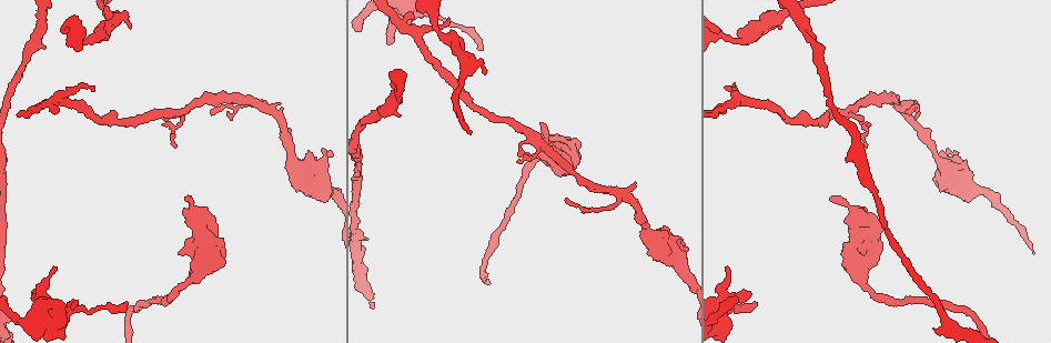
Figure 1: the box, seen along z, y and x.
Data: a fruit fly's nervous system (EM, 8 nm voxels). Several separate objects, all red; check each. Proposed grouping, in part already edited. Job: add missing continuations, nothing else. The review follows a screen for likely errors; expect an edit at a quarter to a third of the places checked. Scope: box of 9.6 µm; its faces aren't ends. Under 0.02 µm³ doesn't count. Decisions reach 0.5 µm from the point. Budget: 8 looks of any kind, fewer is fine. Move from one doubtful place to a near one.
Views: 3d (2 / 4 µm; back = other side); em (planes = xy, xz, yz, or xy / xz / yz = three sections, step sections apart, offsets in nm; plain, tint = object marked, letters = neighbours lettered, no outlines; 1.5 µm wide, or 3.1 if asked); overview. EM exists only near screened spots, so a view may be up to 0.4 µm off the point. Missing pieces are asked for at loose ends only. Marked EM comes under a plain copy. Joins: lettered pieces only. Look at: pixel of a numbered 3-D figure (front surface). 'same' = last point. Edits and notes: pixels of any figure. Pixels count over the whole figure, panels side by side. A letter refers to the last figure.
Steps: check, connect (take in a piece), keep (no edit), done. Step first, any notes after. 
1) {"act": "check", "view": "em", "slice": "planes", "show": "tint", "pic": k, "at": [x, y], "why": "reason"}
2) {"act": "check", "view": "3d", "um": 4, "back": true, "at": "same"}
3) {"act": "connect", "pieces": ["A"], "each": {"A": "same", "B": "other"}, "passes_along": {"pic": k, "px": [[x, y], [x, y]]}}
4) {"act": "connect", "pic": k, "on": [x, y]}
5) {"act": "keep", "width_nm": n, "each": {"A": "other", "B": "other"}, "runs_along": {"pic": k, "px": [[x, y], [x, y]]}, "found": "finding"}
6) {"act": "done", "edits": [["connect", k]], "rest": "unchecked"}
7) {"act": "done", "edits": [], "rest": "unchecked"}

{"act": "check", "view": "em", "um": 3.1, "slice": "planes", "show": "letters", "pic": 1, "at": [892, 104], "why": "free end"}

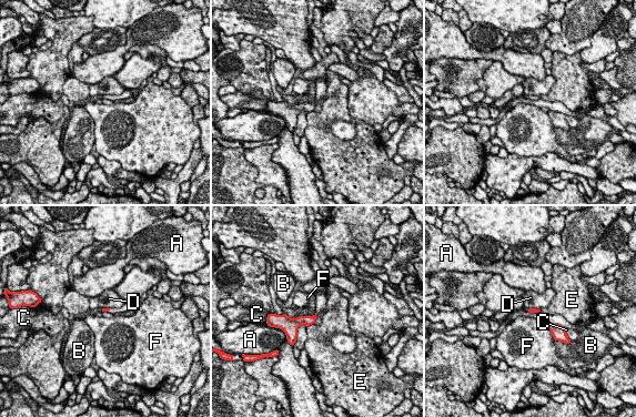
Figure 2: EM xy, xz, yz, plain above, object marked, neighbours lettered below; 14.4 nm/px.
{"act": "keep", "each": {"A": "other", "B": "other", "C": "other", "D": "other", "E": "other", "F": "other"}, "border": {"pic": 2, "px": [[528, 307], [538, 309]]}, "found": "none of them fits"}

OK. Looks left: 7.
{"act": "check", "view": "em", "slice": "planes", "show": "letters", "pic": 1, "at": [830, 198], "why": "free end"}

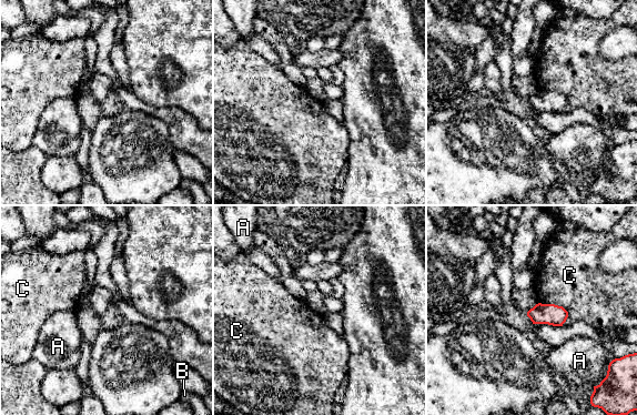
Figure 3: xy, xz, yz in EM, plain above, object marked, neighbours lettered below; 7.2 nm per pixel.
{"act": "keep", "each": {"A": "other", "B": "other", "C": "other"}, "border": {"pic": 3, "px": [[538, 302], [560, 305], [563, 325]]}, "found": "no lettered piece goes on from it"}

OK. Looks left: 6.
{"act": "check", "view": "em", "slice": "planes", "show": "letters", "pic": 1, "at": [387, 45], "why": "branch stops here"}

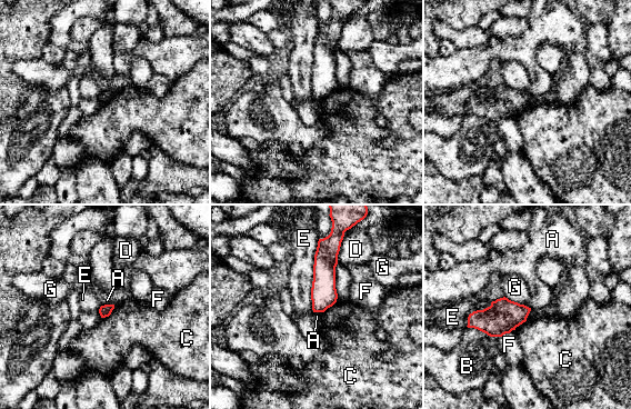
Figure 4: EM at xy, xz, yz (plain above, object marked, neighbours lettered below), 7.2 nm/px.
{"act": "keep", "each": {"A": "other", "B": "other", "C": "other", "D": "other", "E": "other", "F": "other", "G": "other"}, "border": {"pic": 4, "px": [[112, 303], [101, 306]]}, "found": "no lettered piece goes on from it"}

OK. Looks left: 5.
{"act": "done", "edits": [], "rest": "unchecked"}

